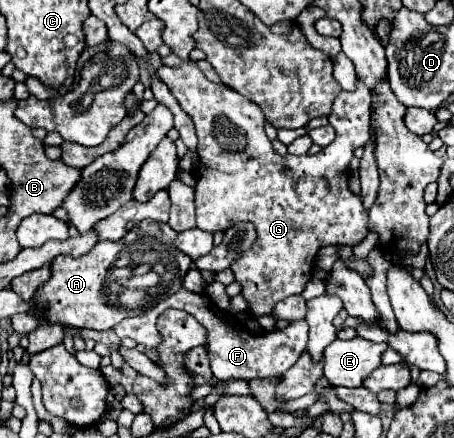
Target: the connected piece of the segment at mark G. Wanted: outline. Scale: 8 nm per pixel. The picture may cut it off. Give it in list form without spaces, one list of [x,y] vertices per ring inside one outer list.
[[[181,61],[177,67],[161,65],[157,77],[169,87],[181,109],[191,117],[197,129],[197,183],[195,183],[195,221],[197,227],[209,233],[227,231],[235,223],[249,221],[255,225],[257,239],[251,249],[243,251],[233,263],[231,271],[235,281],[241,285],[241,295],[249,303],[247,313],[251,317],[273,315],[273,307],[289,295],[299,295],[313,275],[313,261],[323,245],[357,245],[367,235],[369,215],[359,203],[359,195],[353,195],[347,187],[349,183],[349,163],[353,151],[365,145],[369,135],[369,115],[371,115],[371,91],[357,79],[355,91],[341,91],[335,99],[329,124],[335,129],[335,141],[321,149],[317,155],[277,155],[269,137],[265,135],[265,115],[261,109],[231,91],[223,83],[211,83],[195,61]]]

